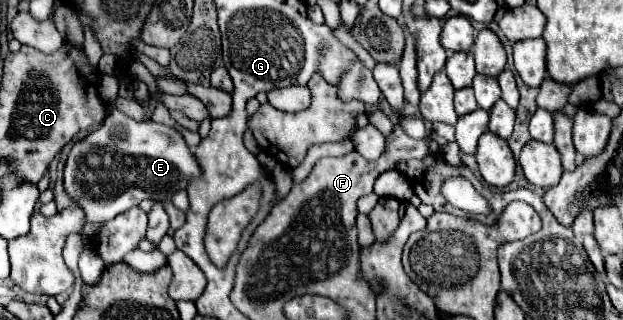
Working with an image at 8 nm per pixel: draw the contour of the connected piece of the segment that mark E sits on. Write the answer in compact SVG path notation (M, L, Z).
M98 73L100 75L100 97L104 99L104 103L108 103L108 117L104 119L104 123L92 131L86 139L74 143L68 161L66 161L66 169L64 169L64 185L68 195L72 197L72 201L76 201L84 211L86 211L86 225L82 229L82 241L84 241L84 249L78 261L80 267L80 275L84 283L96 283L104 271L104 263L102 259L94 253L92 245L88 243L92 239L92 233L96 233L96 229L100 227L102 221L114 219L116 215L128 211L130 207L138 205L144 199L152 199L152 201L168 201L176 191L188 189L188 183L196 177L200 177L200 165L196 163L196 157L192 155L192 149L188 147L186 139L182 137L180 131L176 131L174 127L168 125L160 125L154 121L134 121L128 115L124 115L122 111L116 109L116 99L118 99L118 77L116 75L106 75L106 73Z

